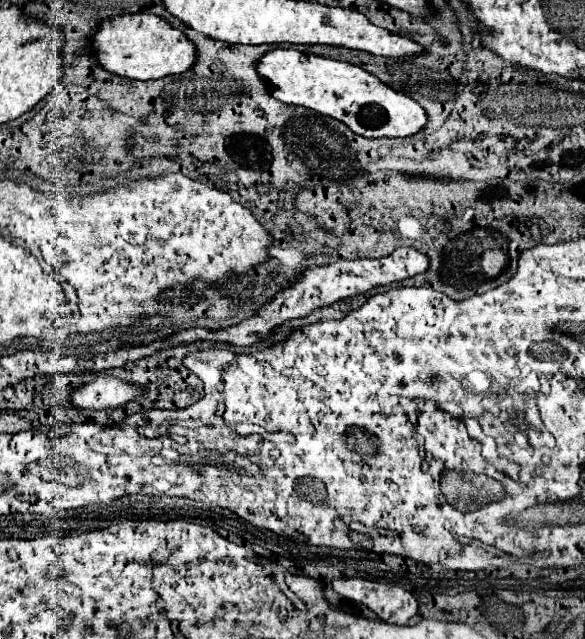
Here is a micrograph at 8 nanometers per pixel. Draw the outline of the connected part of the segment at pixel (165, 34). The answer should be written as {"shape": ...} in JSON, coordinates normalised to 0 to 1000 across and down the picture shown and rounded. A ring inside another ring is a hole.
{"shape":[[[203,23],[169,36],[169,45],[152,58],[152,80],[169,95],[173,108],[193,117],[221,124],[275,124],[282,117],[303,117],[330,105],[333,74],[282,30],[265,23]]]}

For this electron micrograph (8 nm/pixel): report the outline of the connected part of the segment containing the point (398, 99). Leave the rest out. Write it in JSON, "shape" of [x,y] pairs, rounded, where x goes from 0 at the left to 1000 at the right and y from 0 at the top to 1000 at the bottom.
{"shape":[[[463,77],[443,89],[436,111],[456,127],[463,149],[480,161],[515,164],[549,180],[562,180],[621,214],[696,214],[730,192],[716,161],[665,139],[641,117],[593,95],[521,86],[504,77]]]}

